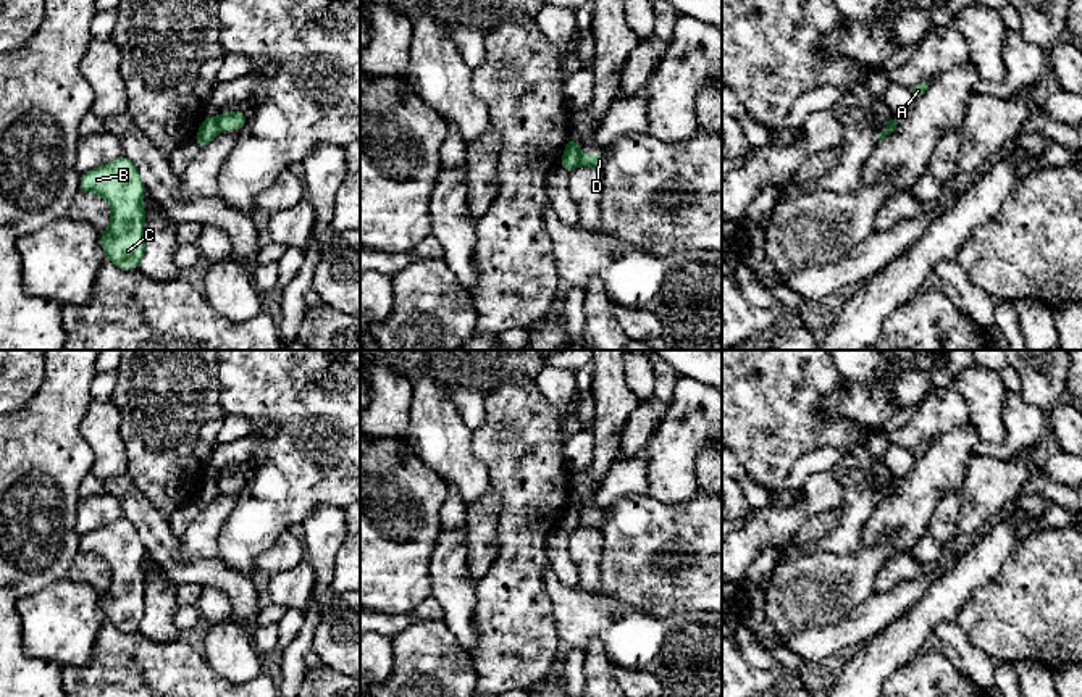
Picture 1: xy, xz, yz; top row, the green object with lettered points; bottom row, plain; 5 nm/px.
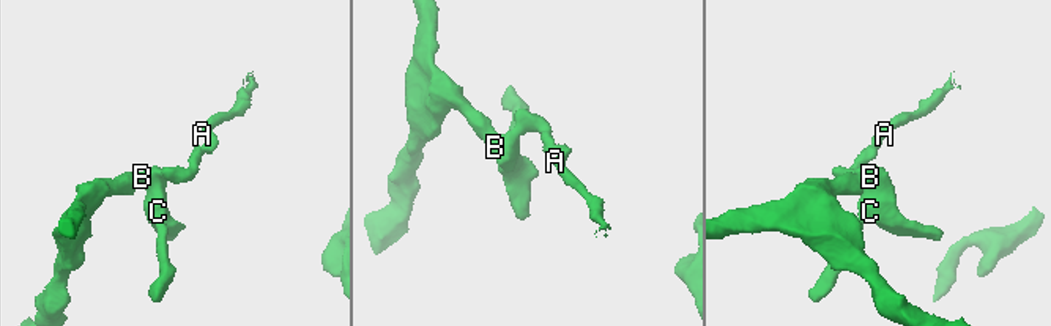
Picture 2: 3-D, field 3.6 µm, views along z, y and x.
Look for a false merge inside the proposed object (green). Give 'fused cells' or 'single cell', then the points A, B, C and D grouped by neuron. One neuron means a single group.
fused cells; A D / B C

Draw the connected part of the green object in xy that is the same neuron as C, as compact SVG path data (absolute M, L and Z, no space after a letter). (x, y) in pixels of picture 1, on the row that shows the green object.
M121 155L81 174L79 190L97 194L111 207L111 221L100 232L105 258L116 268L137 269L145 253L145 186L136 165Z

